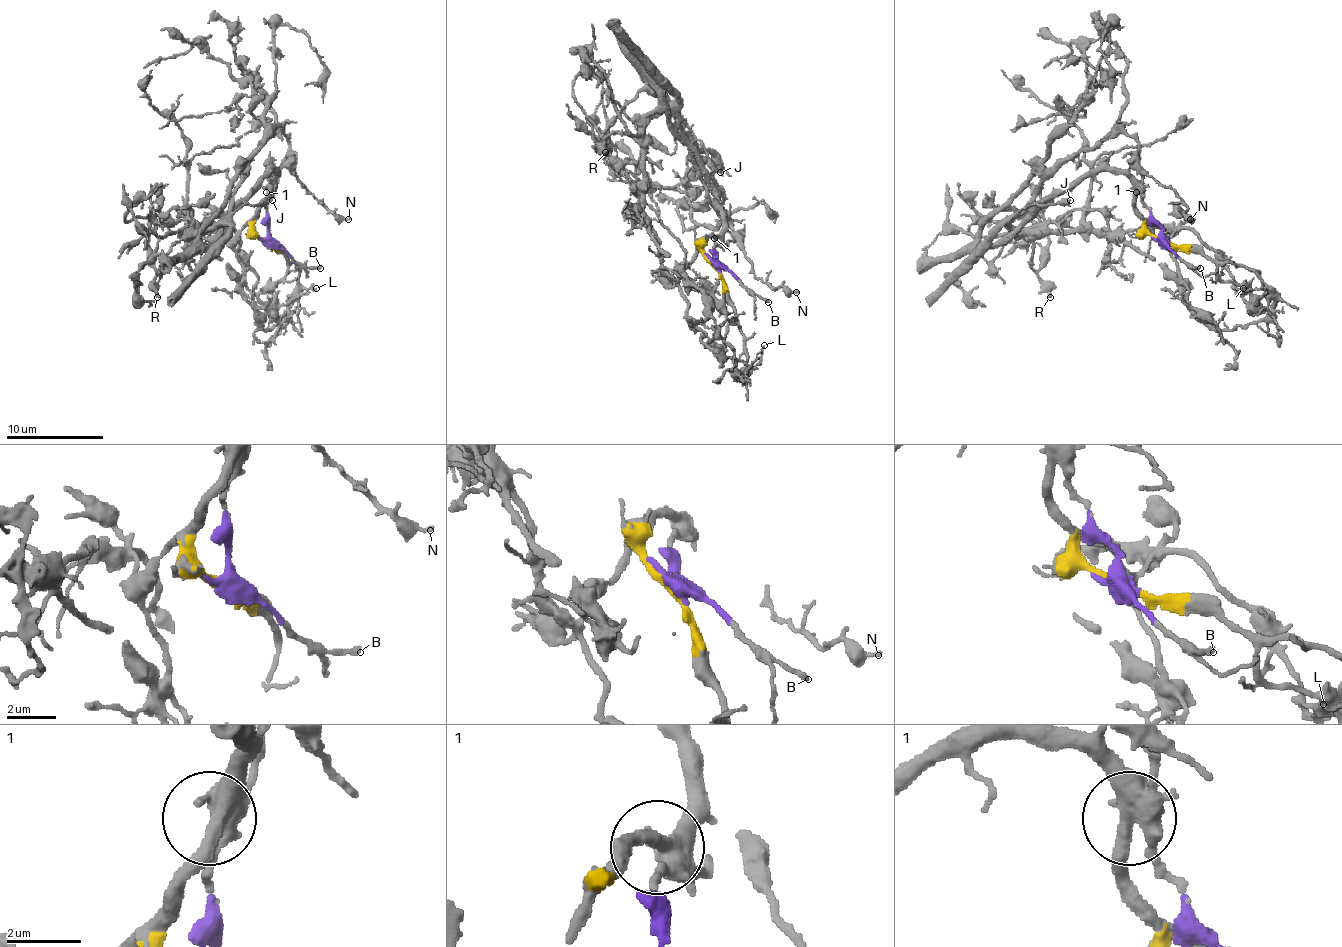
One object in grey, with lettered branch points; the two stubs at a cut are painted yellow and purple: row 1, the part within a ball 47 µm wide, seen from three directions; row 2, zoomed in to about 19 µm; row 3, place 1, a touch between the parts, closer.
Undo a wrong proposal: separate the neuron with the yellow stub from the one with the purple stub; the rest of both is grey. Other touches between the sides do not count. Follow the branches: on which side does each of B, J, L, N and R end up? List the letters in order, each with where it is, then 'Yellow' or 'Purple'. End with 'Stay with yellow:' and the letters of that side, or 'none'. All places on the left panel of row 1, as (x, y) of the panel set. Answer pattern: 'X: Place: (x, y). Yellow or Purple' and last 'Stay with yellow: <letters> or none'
B: Place: (320, 268). Purple
J: Place: (272, 200). Purple
L: Place: (316, 288). Yellow
N: Place: (348, 219). Yellow
R: Place: (157, 297). Purple
Stay with yellow: L, N

